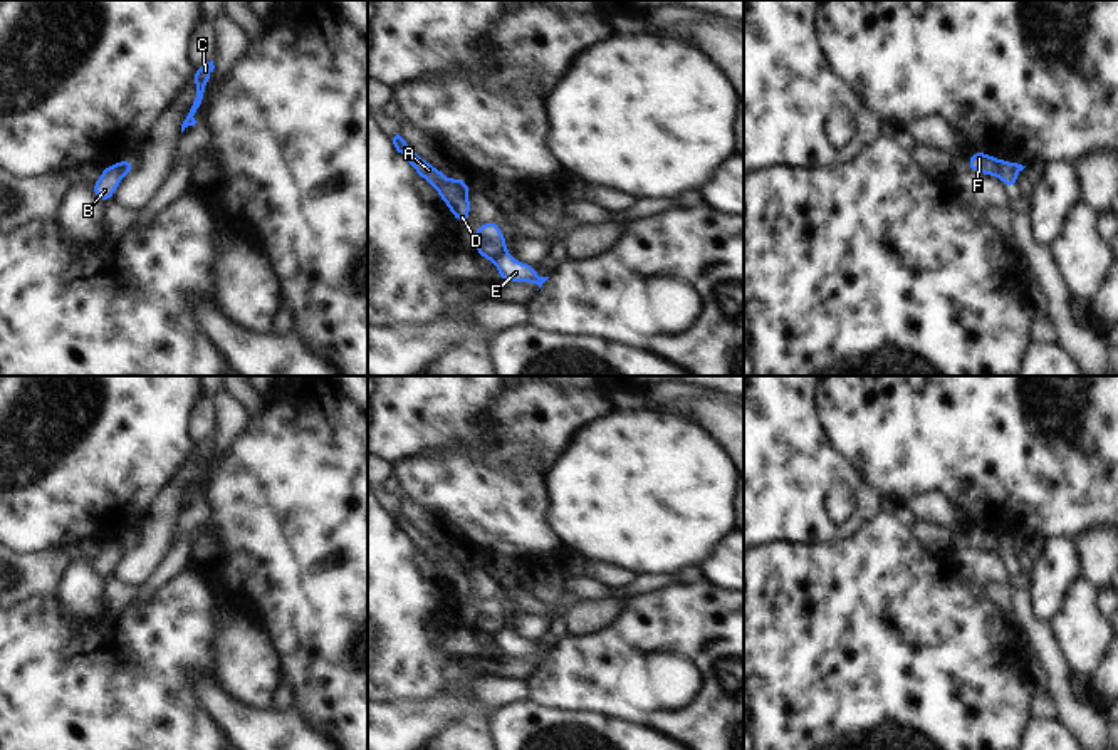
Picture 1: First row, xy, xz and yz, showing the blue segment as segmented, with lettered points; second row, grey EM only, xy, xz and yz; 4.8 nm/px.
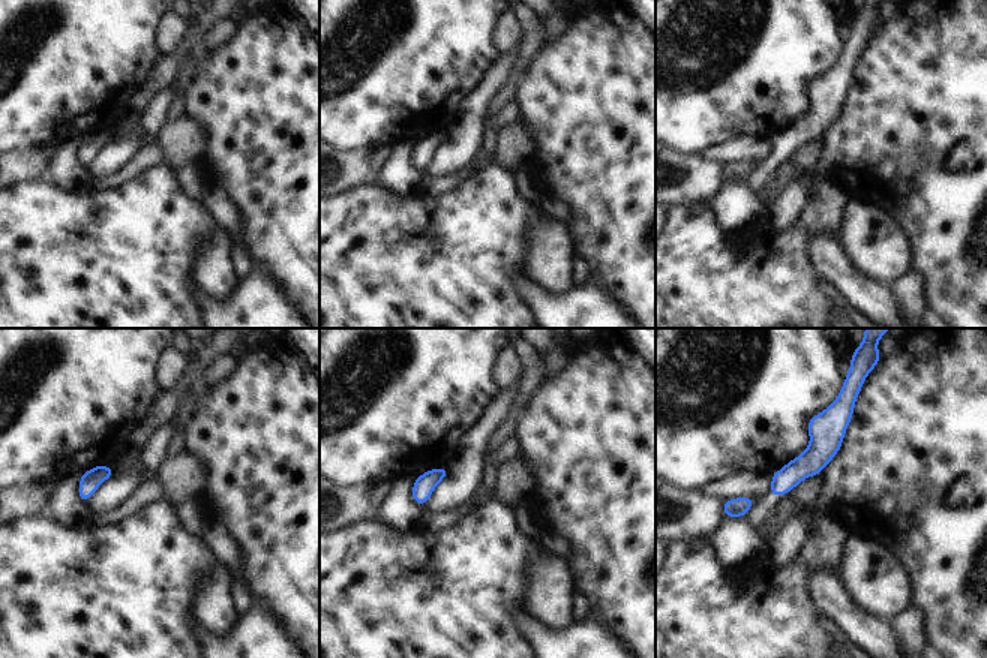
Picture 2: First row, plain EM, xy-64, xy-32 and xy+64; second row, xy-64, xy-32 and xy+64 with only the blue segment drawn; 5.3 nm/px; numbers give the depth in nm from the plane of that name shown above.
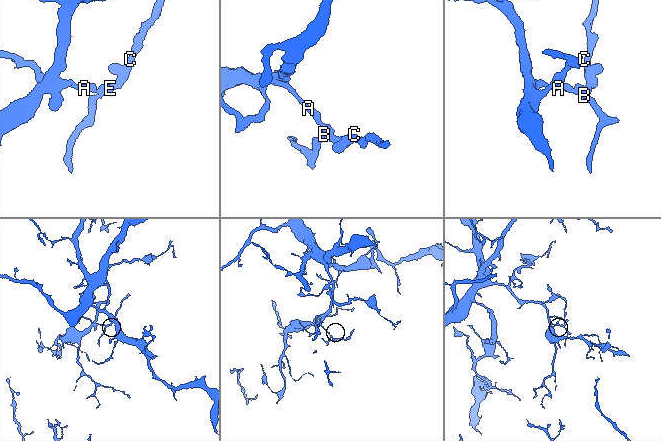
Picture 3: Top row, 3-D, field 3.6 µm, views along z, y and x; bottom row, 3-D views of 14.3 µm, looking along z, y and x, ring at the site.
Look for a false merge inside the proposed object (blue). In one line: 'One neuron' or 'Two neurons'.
Two neurons

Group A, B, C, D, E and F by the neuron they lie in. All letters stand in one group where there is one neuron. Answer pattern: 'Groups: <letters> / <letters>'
Groups: A B D F / C E

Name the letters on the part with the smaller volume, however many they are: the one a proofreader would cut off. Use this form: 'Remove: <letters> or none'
Remove: C, E

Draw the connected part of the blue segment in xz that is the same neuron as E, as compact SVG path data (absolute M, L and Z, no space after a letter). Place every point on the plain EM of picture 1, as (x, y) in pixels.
M499 631L495 634L495 643L499 648L499 656L509 658L529 658L537 659L539 664L549 653L539 653L535 648L535 641L527 641L524 638L515 636L510 631Z

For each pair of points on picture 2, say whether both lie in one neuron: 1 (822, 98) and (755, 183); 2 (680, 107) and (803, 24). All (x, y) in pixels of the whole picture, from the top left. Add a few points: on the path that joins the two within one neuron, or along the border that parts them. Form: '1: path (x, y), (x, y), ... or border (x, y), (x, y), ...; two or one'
1: path (813, 119), (771, 162); one
2: path (710, 92), (725, 83), (773, 36); one

